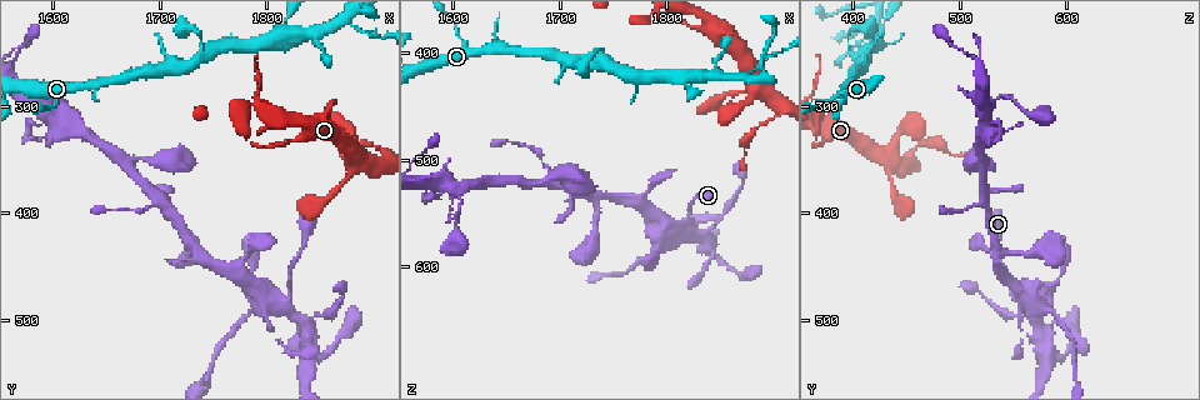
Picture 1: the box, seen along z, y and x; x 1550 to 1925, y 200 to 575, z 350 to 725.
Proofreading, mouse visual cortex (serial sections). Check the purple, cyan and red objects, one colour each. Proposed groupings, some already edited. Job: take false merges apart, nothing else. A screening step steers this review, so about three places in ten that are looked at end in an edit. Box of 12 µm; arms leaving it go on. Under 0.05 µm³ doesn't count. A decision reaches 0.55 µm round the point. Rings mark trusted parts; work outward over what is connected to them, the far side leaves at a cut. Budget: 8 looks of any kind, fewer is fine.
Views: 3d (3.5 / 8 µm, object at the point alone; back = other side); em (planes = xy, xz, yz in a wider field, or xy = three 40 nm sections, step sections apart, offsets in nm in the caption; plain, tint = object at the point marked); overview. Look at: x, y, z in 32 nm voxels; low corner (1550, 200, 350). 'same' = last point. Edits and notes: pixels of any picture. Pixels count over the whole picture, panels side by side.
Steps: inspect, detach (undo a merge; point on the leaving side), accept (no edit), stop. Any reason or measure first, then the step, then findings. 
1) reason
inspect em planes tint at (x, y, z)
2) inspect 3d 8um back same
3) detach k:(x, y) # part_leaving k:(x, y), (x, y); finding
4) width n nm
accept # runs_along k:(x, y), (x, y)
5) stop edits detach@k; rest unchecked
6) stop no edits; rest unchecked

abrupt turn
inspect 3d 3.5um back at (1732, 228, 400)

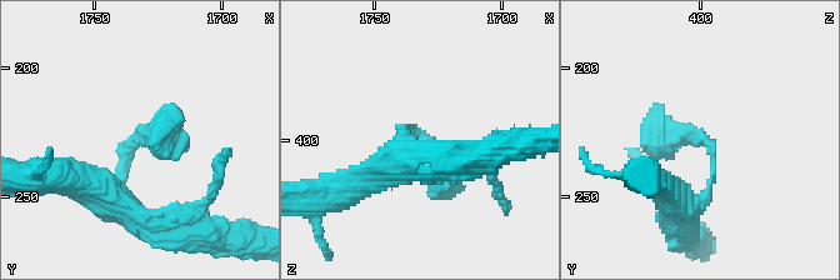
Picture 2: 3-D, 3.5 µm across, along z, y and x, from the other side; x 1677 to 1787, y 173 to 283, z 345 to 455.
inspect em xy step 2 tint at (1733, 229, 399)

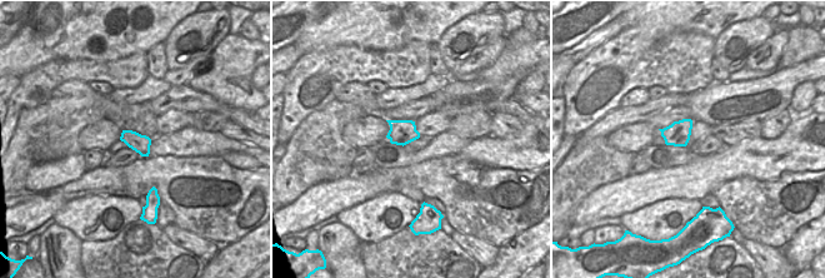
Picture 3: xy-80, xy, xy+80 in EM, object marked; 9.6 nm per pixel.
inspect em xy step 5 tint same

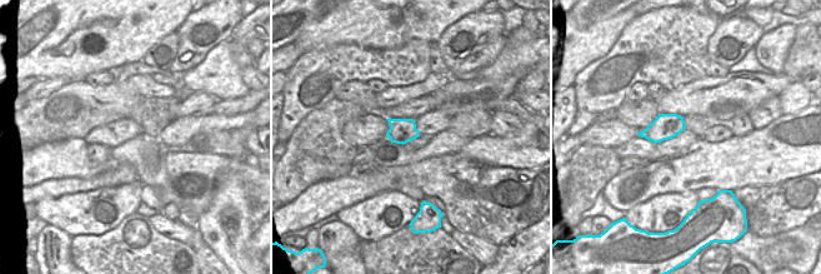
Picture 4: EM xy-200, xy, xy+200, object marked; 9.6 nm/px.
accept # runs_along 2:(128, 211), (128, 146), (185, 146); continuous, no second cell

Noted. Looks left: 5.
abrupt turn
inspect 3d 8um at (1902, 338, 462)

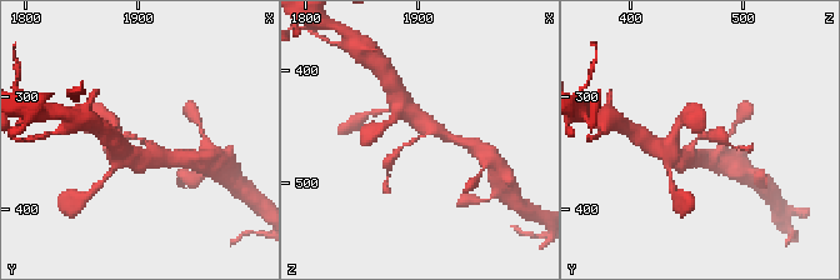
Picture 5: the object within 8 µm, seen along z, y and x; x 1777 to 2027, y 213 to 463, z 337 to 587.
shape alone is not enough
inspect em planes tint at (1902, 338, 462)

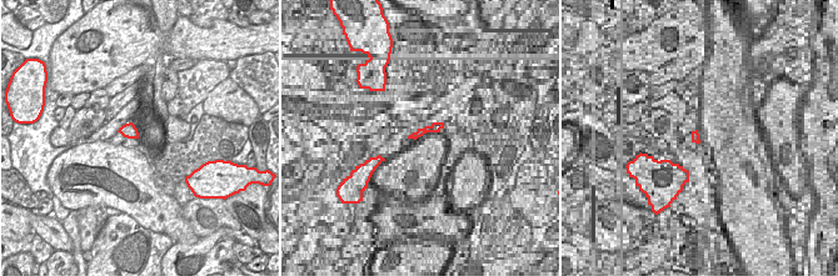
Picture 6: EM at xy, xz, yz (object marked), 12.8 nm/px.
arm_widths 150, 500 nm
accept # runs_along 5:(681, 159), (699, 136), (719, 136); one cell here

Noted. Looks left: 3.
three arms meet
inspect 3d 3.5um at (1834, 498, 568)

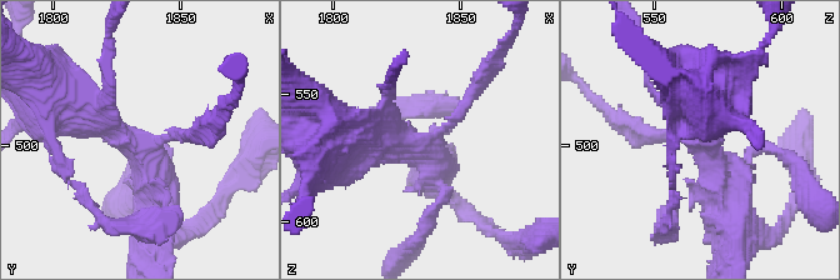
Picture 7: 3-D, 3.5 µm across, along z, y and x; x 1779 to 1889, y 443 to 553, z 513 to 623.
arms 3; arm_widths 150, 300, 400 nm; need the tissue
inspect em xy step 1 tint at (1835, 500, 569)

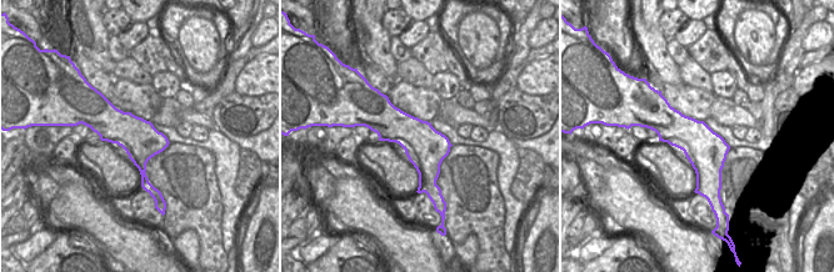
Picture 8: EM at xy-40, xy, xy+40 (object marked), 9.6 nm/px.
accept # runs_along 7:(665, 100), (700, 128), (735, 215); all the same cell

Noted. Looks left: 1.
stop no edits; rest unchecked

